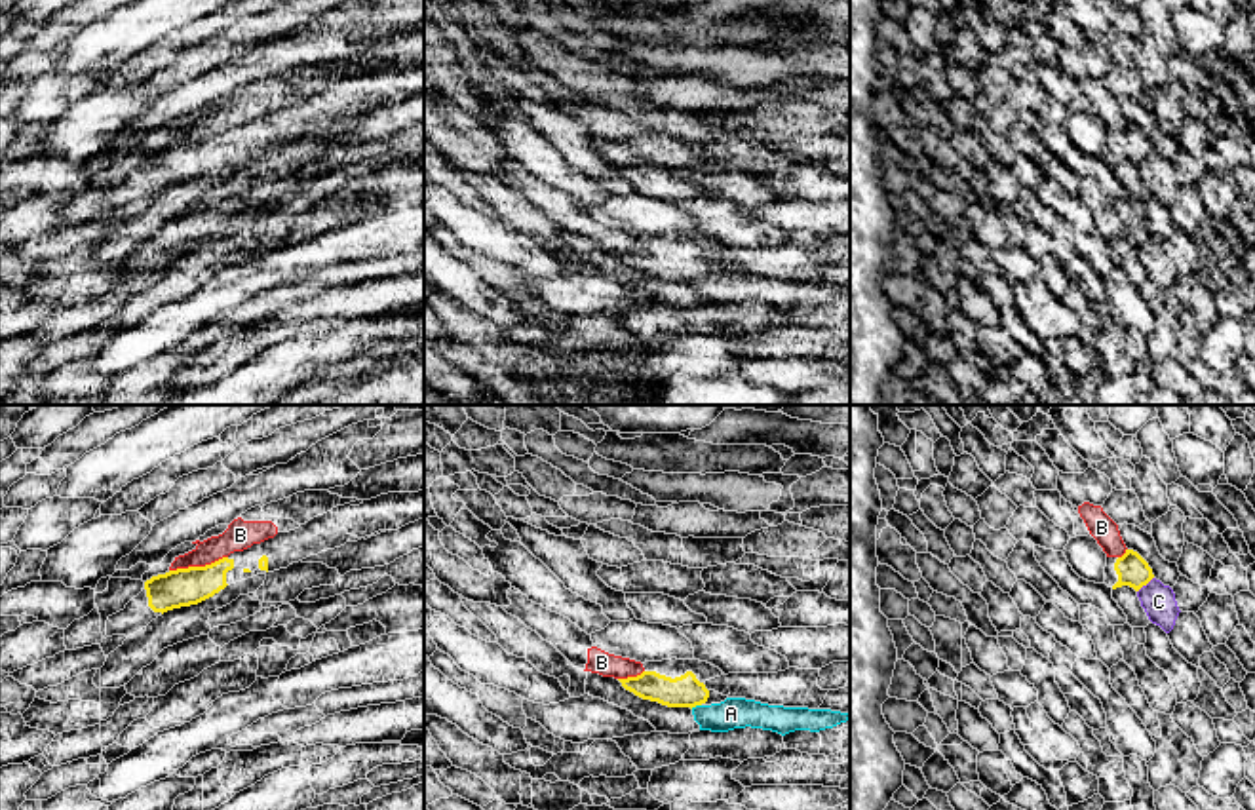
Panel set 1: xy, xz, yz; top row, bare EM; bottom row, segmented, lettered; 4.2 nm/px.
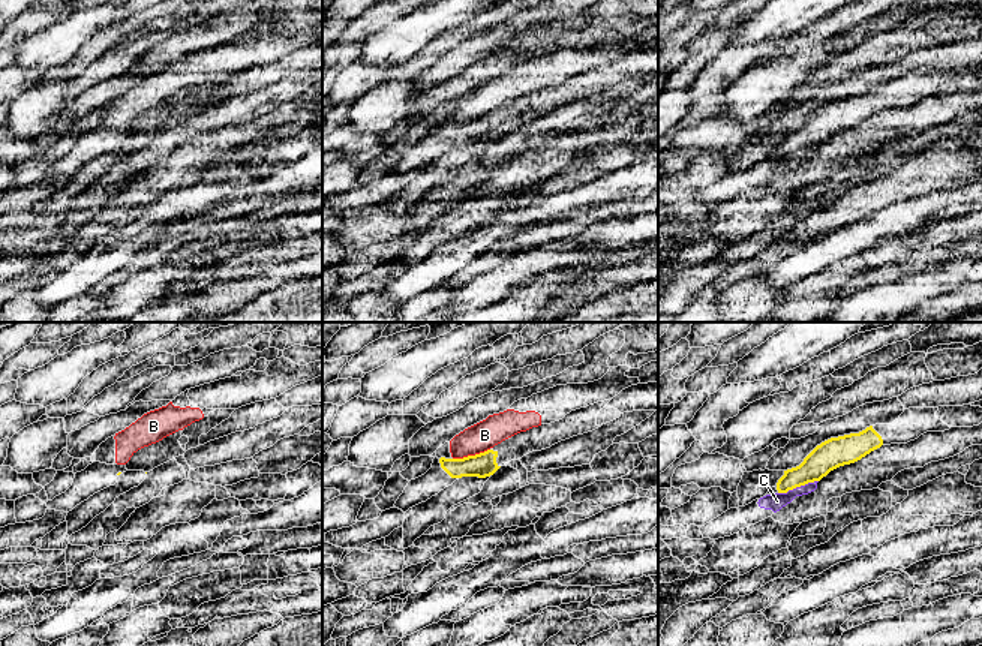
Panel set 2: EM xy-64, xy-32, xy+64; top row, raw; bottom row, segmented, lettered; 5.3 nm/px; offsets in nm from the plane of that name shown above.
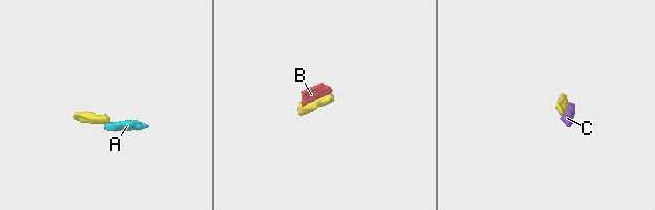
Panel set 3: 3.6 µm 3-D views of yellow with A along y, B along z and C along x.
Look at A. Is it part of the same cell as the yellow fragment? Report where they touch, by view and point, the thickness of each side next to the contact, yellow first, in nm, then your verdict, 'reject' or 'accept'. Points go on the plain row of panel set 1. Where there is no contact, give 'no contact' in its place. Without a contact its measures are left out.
contact xz (695, 280); calibres 140 and 130 nm; reject

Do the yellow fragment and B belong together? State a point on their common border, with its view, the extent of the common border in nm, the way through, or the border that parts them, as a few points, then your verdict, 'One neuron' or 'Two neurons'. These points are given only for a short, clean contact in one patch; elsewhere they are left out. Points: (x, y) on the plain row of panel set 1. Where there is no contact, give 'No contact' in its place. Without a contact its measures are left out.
Touches yellow at xy (198, 141). Shared border 260 nm. Boundary: xy (227, 130), (204, 139), (170, 145). Two neurons

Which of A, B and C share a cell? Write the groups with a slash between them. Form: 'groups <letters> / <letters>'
groups A C / B

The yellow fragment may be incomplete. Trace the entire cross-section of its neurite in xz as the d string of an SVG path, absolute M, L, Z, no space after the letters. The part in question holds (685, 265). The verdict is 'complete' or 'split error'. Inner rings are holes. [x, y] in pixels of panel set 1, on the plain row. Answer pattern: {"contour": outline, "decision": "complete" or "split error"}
{"contour": "M700 234L645 236L637 251L618 253L635 270L667 281L696 281L721 278L728 270L705 262L705 255L724 249L719 241Z", "decision": "split error"}

